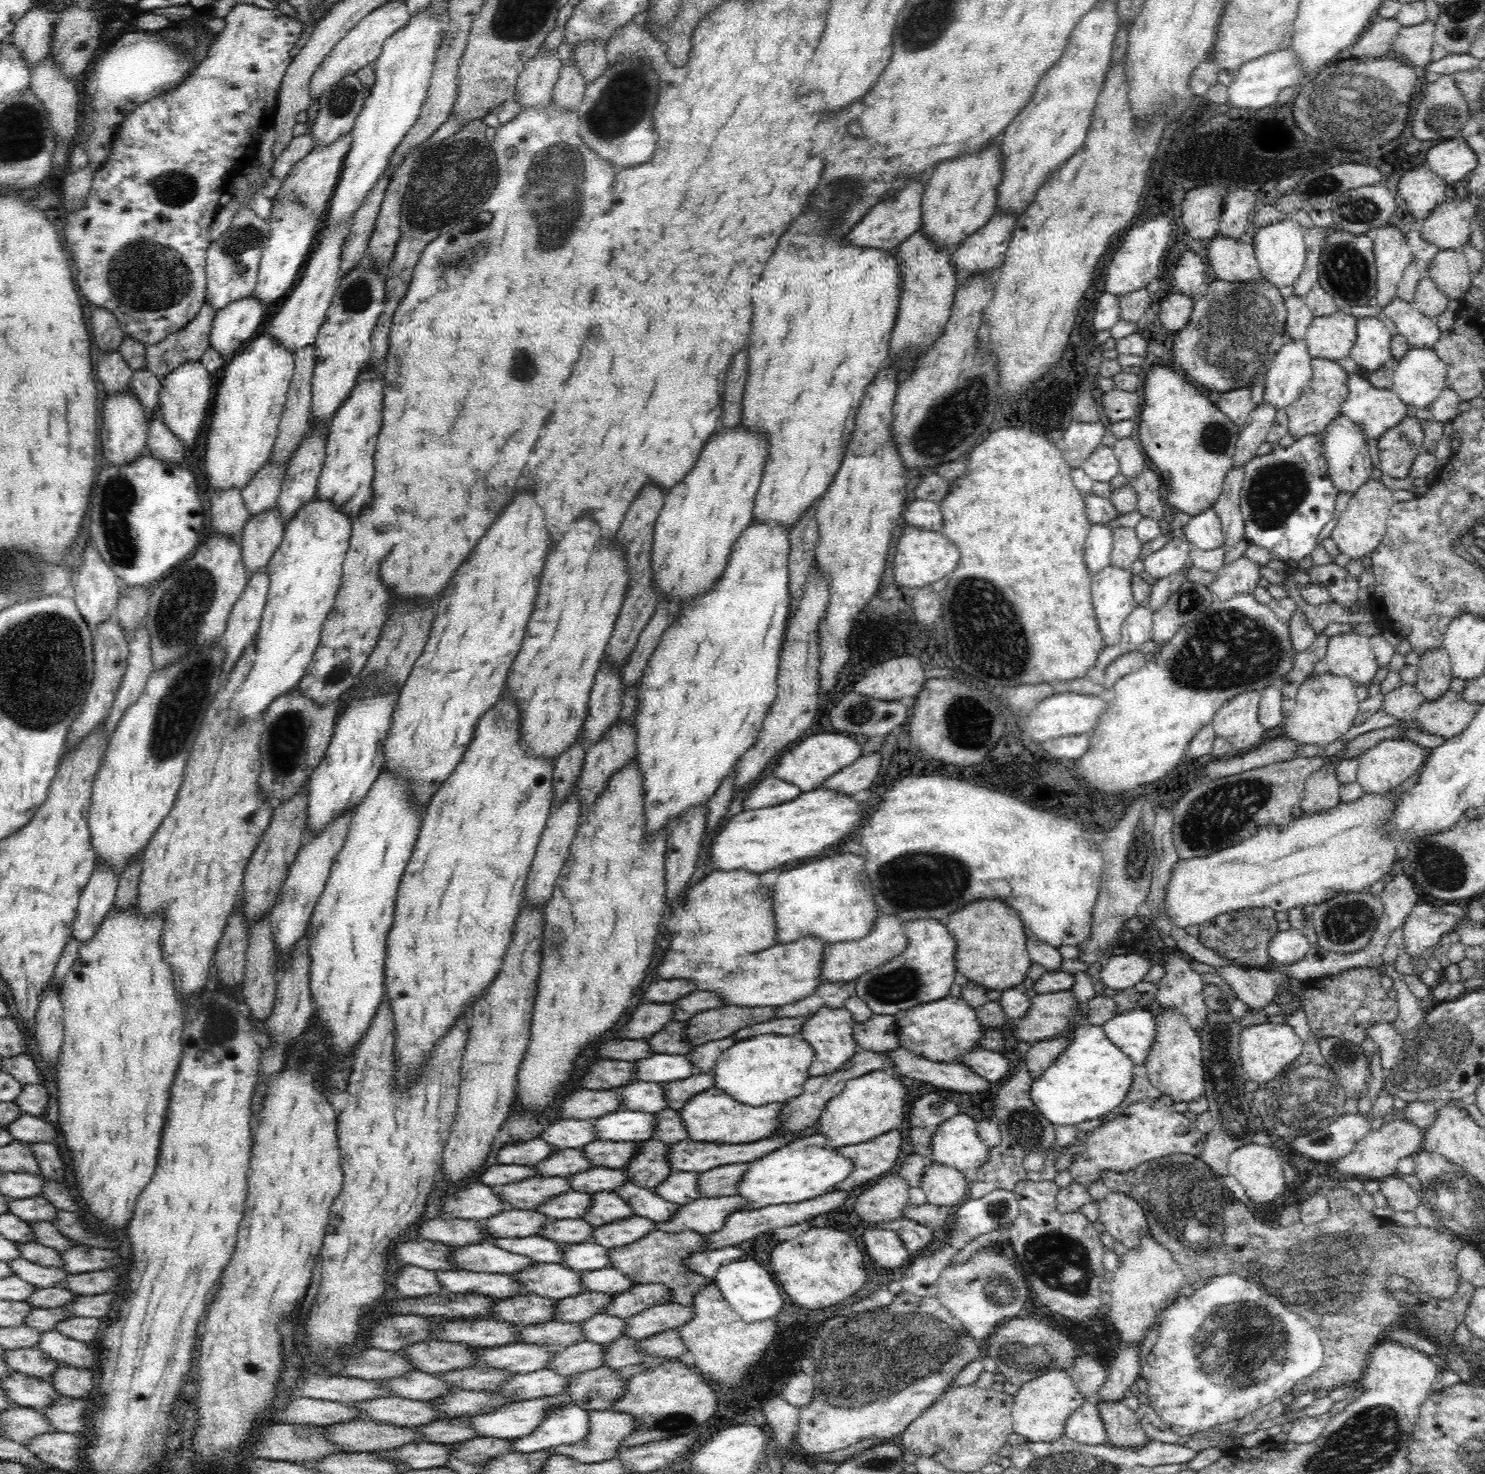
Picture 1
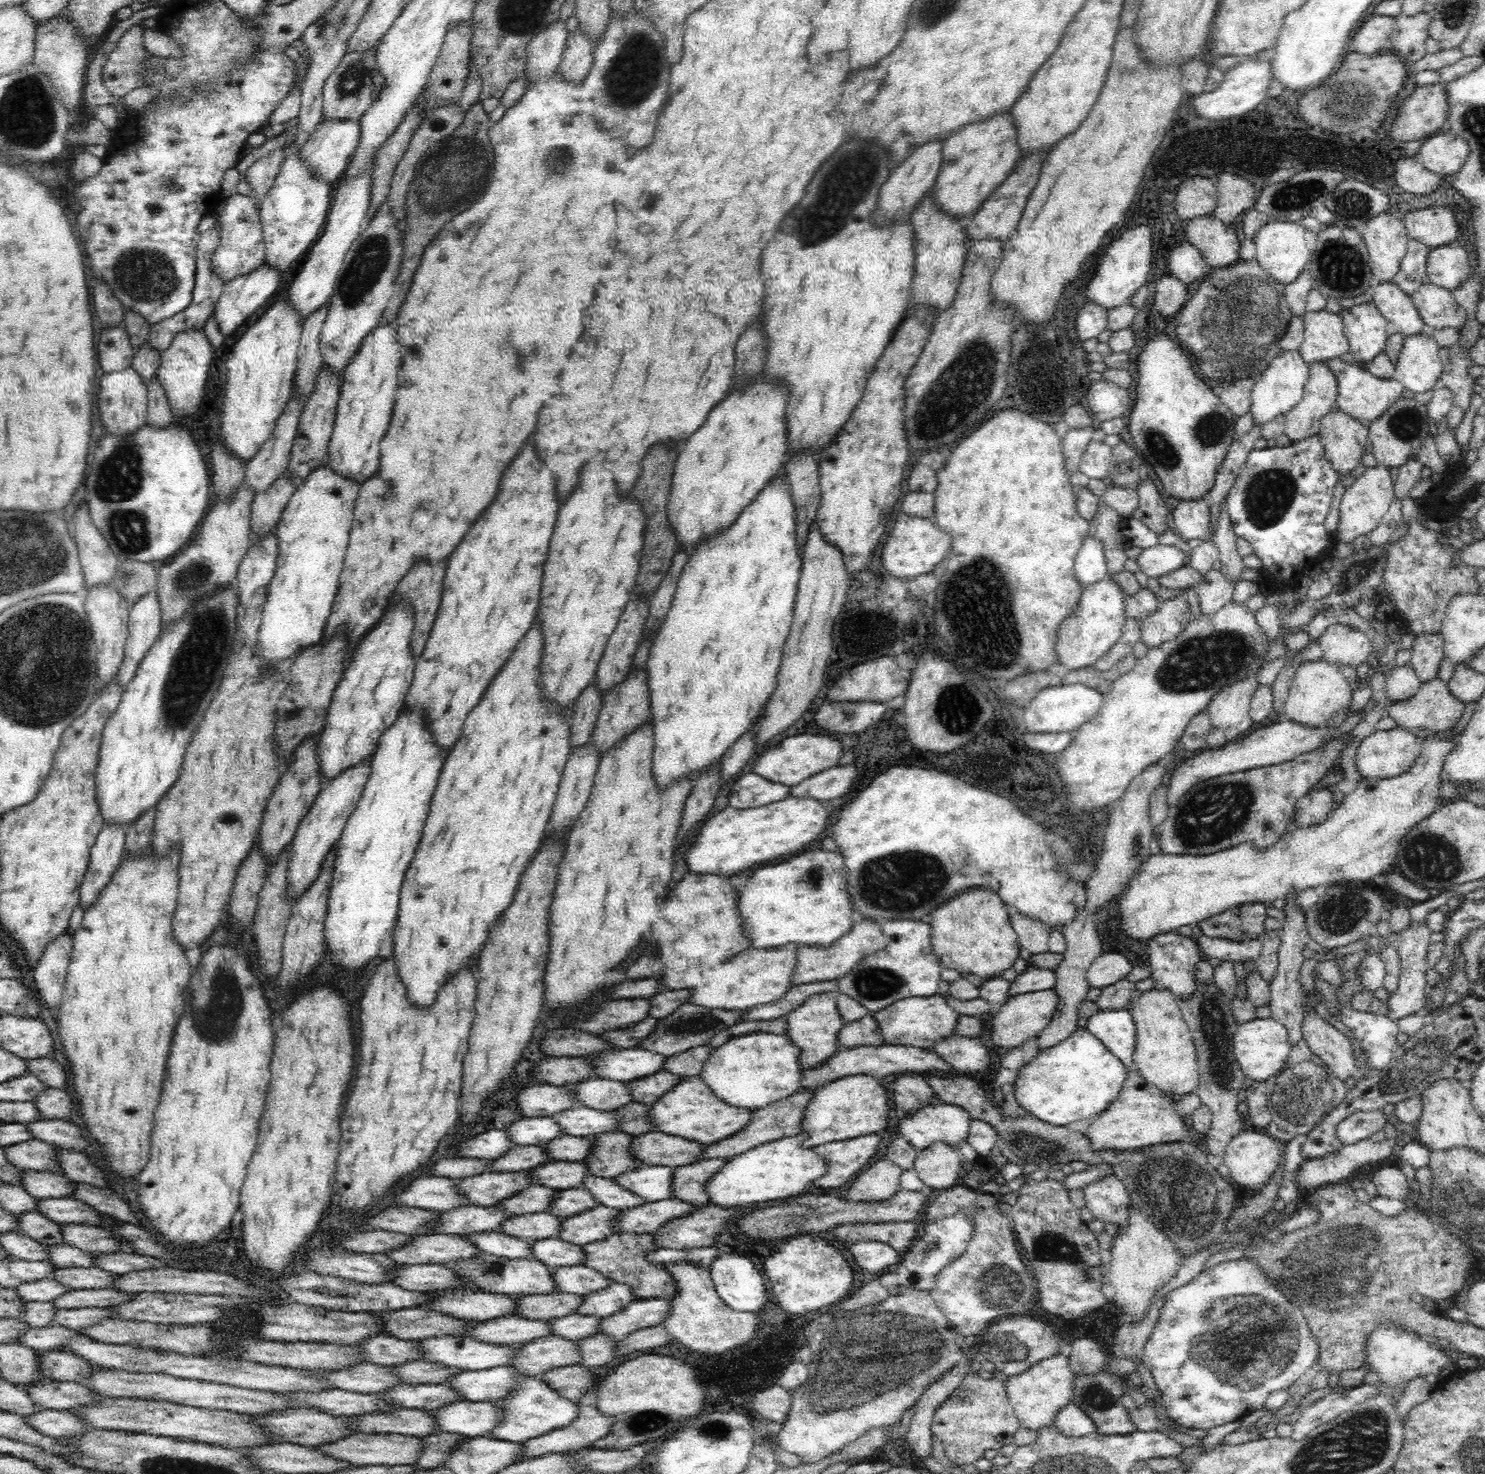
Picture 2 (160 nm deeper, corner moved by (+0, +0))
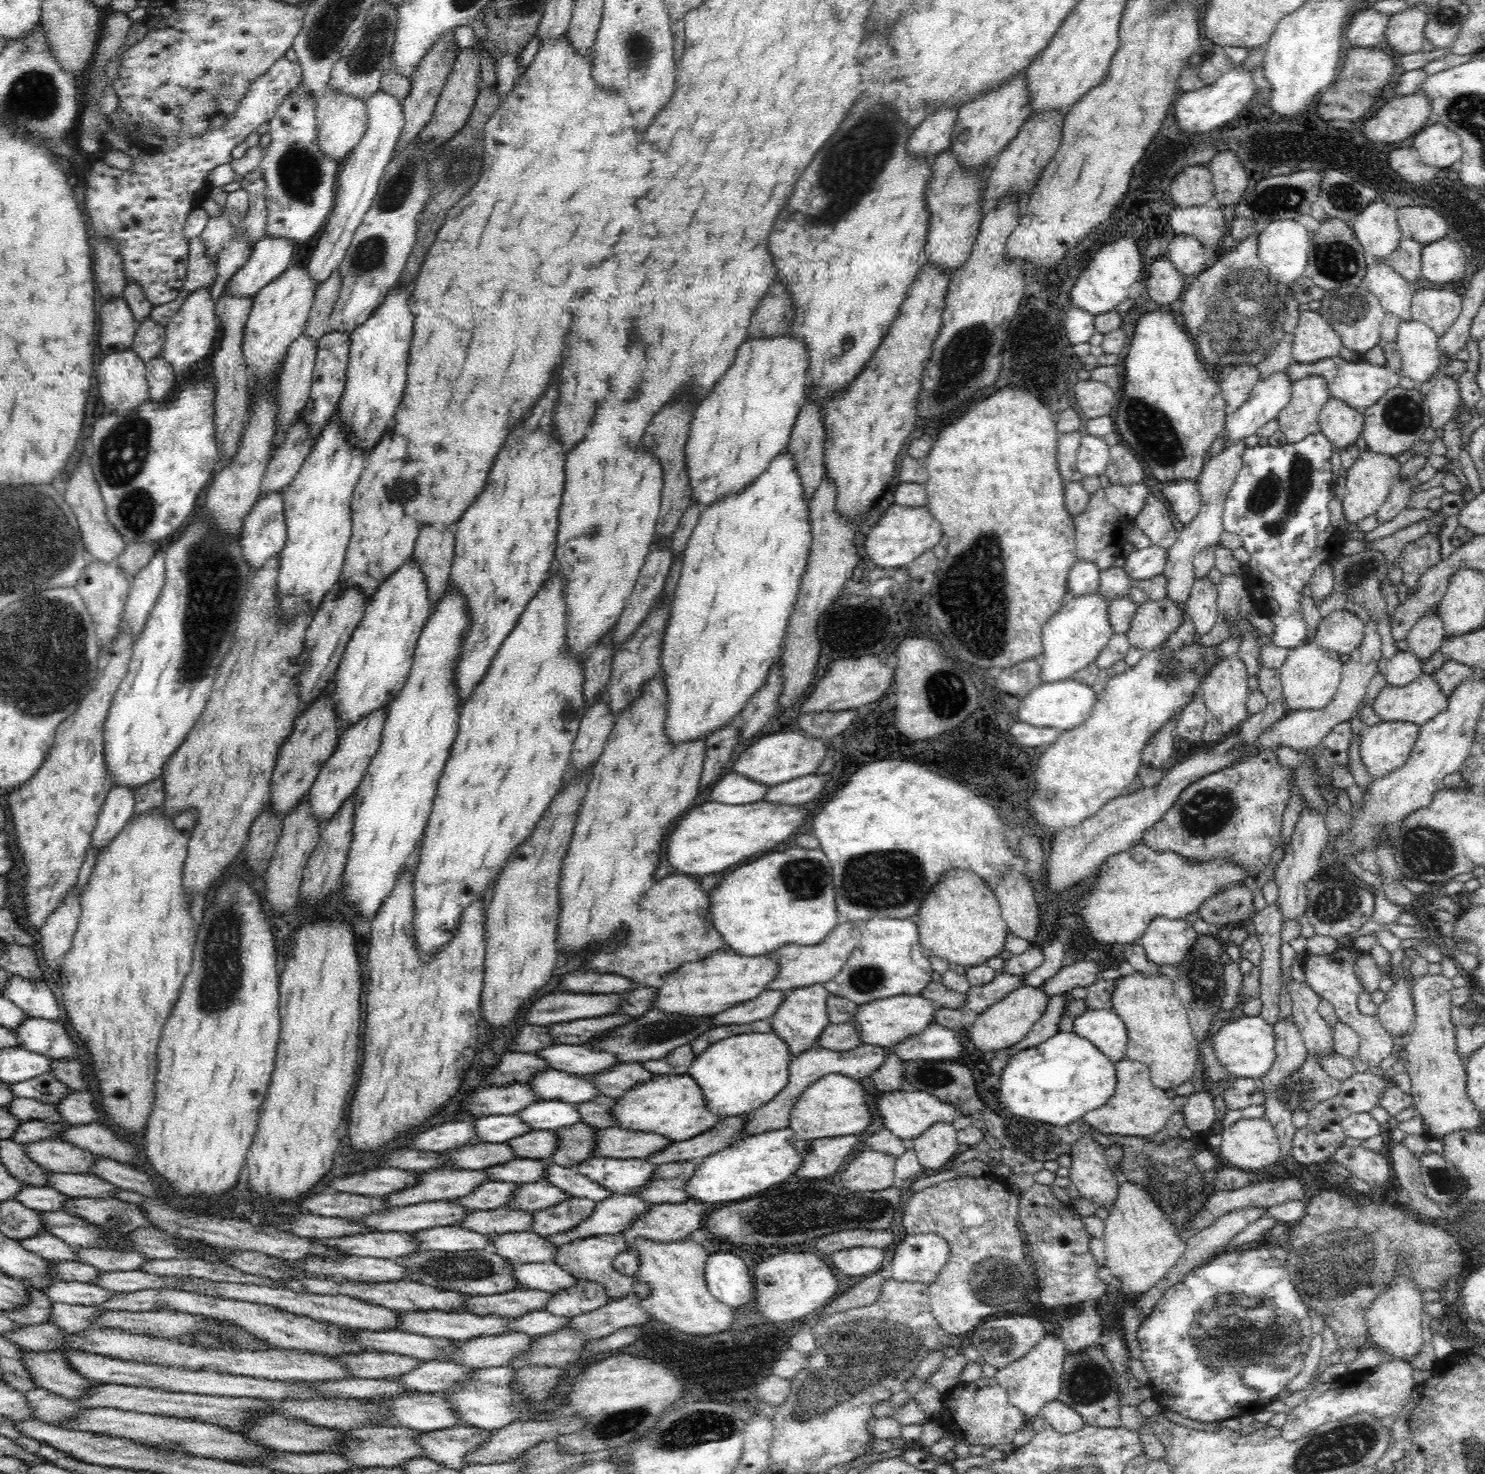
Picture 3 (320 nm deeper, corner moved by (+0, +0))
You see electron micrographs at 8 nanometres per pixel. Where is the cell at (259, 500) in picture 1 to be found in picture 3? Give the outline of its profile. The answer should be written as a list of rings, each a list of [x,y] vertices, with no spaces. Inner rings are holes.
[[[306,333],[300,334],[294,344],[290,345],[284,368],[280,373],[279,378],[279,394],[278,394],[278,410],[276,412],[276,427],[277,434],[272,446],[272,455],[275,455],[277,448],[288,432],[288,428],[298,420],[297,414],[305,408],[308,402],[309,395],[311,394],[311,385],[313,382],[313,370],[315,368],[315,361],[317,360],[317,342],[309,338]]]

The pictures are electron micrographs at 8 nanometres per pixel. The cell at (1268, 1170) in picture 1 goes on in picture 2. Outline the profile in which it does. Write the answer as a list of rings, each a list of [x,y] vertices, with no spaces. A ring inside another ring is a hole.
[[[1251,1125],[1230,1140],[1221,1162],[1230,1169],[1230,1178],[1236,1187],[1257,1191],[1278,1168],[1280,1159],[1281,1152],[1277,1140],[1256,1131]]]

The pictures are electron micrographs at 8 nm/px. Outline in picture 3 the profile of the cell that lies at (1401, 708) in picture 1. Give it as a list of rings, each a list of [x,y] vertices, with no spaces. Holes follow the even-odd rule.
[[[1409,648],[1408,651],[1398,651],[1388,659],[1384,676],[1392,686],[1406,686],[1422,673],[1421,662]]]

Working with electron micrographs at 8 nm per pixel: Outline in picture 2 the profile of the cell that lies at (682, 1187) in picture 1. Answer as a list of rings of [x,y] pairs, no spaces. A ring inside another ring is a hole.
[[[644,1163],[641,1167],[627,1170],[612,1178],[622,1188],[633,1192],[648,1202],[670,1199],[672,1190],[672,1171],[668,1166],[654,1166]]]

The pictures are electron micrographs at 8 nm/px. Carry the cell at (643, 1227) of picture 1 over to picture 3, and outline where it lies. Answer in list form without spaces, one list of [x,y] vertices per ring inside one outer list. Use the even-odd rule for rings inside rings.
[[[566,1197],[550,1208],[531,1213],[530,1231],[544,1237],[568,1232],[586,1220],[595,1206],[596,1203],[587,1198]]]

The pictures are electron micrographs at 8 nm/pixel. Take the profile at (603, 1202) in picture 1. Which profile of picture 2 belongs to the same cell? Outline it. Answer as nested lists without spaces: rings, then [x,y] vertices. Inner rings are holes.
[[[586,1189],[557,1190],[549,1204],[548,1213],[566,1218],[578,1215],[583,1210],[597,1207],[597,1200]]]

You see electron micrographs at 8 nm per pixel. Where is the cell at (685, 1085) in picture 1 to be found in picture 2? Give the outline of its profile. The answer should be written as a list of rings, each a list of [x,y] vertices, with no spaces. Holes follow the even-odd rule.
[[[664,1070],[650,1073],[648,1076],[625,1082],[632,1101],[642,1105],[652,1106],[670,1093],[673,1086],[688,1076],[672,1074]]]

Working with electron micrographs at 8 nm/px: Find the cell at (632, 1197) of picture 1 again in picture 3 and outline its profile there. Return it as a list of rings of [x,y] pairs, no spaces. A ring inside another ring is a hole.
[[[552,1159],[546,1161],[543,1172],[545,1180],[552,1186],[563,1190],[570,1197],[587,1198],[597,1203],[614,1195],[607,1188],[576,1172],[574,1168],[556,1164]]]

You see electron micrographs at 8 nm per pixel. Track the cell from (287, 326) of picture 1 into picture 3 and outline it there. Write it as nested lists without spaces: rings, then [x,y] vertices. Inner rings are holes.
[[[380,87],[365,102],[365,105],[369,116],[368,130],[340,165],[337,175],[335,205],[328,215],[324,232],[320,236],[306,266],[310,277],[316,281],[316,286],[324,282],[333,270],[339,268],[356,229],[360,226],[363,216],[373,203],[383,170],[393,157],[396,140],[398,140],[398,136],[403,130],[404,111],[402,110],[402,102],[396,95],[392,95]]]

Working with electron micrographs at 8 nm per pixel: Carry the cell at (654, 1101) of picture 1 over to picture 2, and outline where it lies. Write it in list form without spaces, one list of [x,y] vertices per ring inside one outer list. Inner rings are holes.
[[[594,1077],[568,1087],[580,1105],[594,1110],[613,1112],[634,1102],[625,1083],[617,1080]]]

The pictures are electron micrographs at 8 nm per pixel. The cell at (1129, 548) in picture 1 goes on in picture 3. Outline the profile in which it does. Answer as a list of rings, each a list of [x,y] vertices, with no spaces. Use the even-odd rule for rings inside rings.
[[[1100,488],[1089,496],[1088,504],[1085,509],[1073,518],[1075,526],[1076,541],[1076,560],[1089,560],[1093,562],[1100,570],[1112,567],[1114,560],[1121,556],[1120,546],[1122,536],[1120,536],[1120,526],[1122,526],[1122,515],[1118,509],[1108,502],[1106,491]]]

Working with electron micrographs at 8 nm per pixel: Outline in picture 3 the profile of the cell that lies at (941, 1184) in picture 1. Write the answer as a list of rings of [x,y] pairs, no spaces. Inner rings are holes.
[[[938,1121],[913,1140],[916,1156],[926,1172],[941,1171],[953,1160],[959,1144],[957,1134],[952,1123]]]

